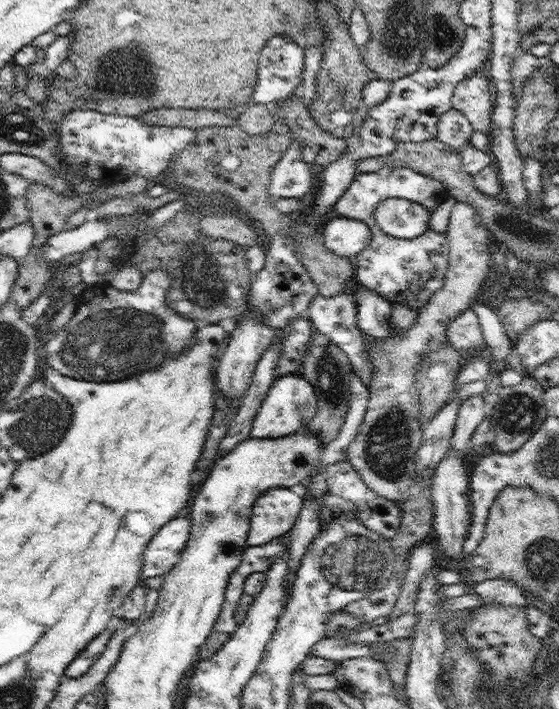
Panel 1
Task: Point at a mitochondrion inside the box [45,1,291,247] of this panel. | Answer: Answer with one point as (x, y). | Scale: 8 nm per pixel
(126, 71)

